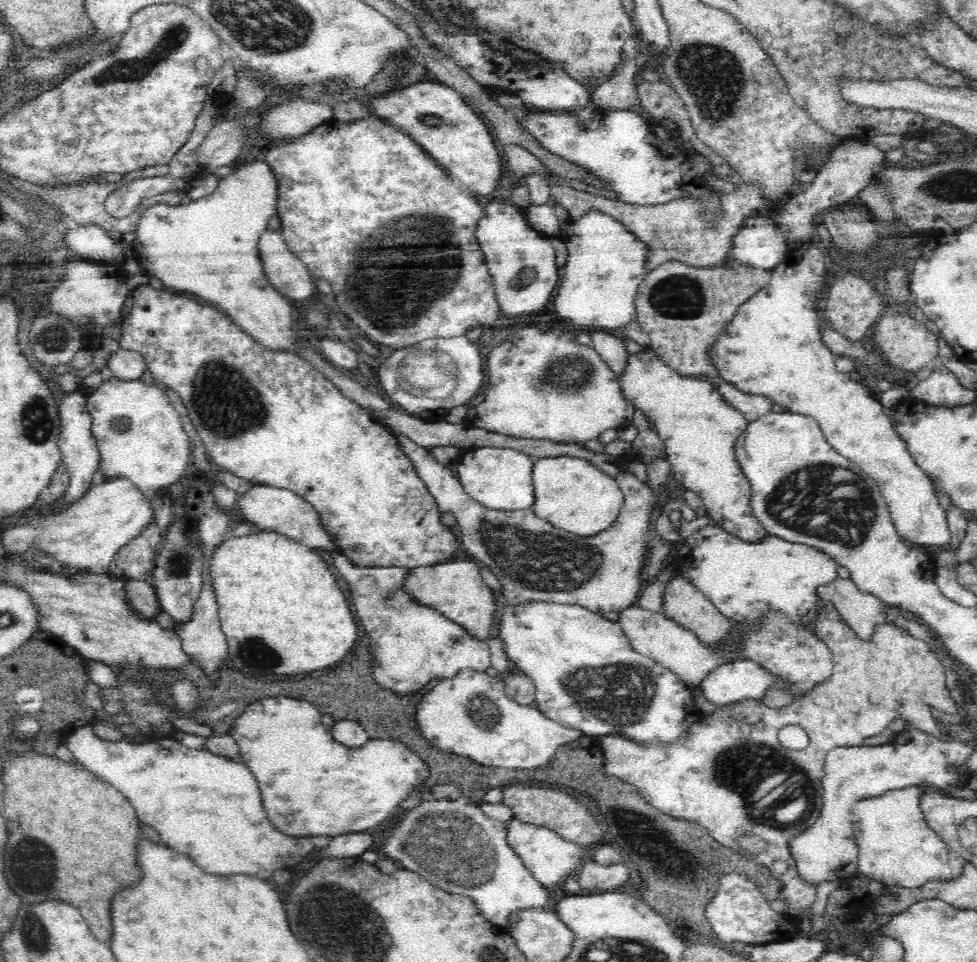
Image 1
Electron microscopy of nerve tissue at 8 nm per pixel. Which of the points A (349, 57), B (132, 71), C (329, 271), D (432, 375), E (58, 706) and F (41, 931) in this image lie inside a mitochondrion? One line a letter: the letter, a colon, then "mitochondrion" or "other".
A: other
B: mitochondrion
C: other
D: mitochondrion
E: mitochondrion
F: mitochondrion

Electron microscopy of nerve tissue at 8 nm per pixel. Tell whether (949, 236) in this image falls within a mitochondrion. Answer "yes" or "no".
no

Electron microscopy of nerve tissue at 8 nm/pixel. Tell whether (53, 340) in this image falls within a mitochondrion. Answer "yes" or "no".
yes

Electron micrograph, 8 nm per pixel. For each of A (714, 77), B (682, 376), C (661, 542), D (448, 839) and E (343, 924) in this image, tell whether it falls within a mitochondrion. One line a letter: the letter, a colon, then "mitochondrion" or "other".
A: mitochondrion
B: other
C: other
D: mitochondrion
E: mitochondrion

